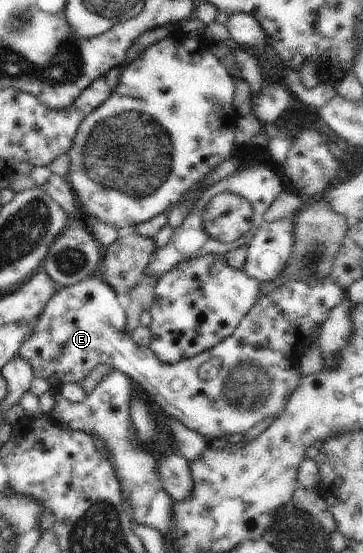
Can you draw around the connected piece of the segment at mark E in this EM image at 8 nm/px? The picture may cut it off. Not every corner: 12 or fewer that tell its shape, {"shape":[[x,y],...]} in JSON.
{"shape":[[96,275],[58,287],[16,356],[53,391],[98,364],[213,438],[284,411],[347,292],[290,280],[168,365]]}

